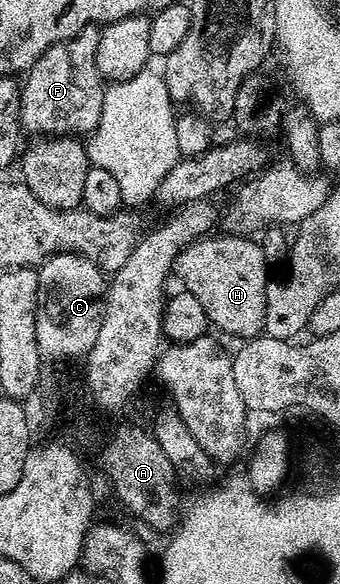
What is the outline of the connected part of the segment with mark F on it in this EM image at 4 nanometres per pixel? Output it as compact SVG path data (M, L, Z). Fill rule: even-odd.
M95 26L87 27L82 33L46 49L38 61L26 73L28 80L23 80L20 89L20 126L25 132L33 131L36 137L55 137L70 135L73 137L88 137L96 130L102 117L102 105L106 90L105 80L98 69L98 41L100 31Z

